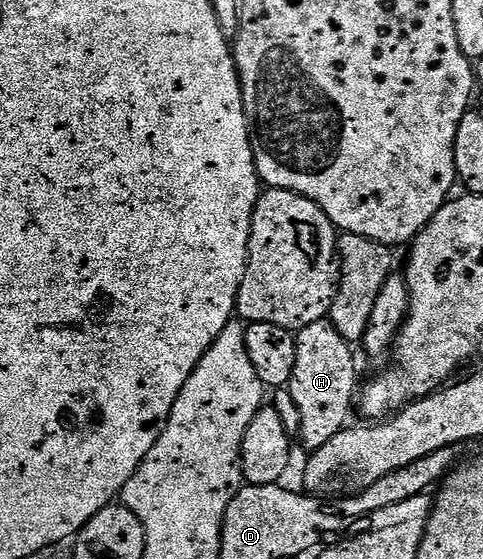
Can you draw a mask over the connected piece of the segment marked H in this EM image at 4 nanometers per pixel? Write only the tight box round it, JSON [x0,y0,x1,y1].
[290,319,357,450]

